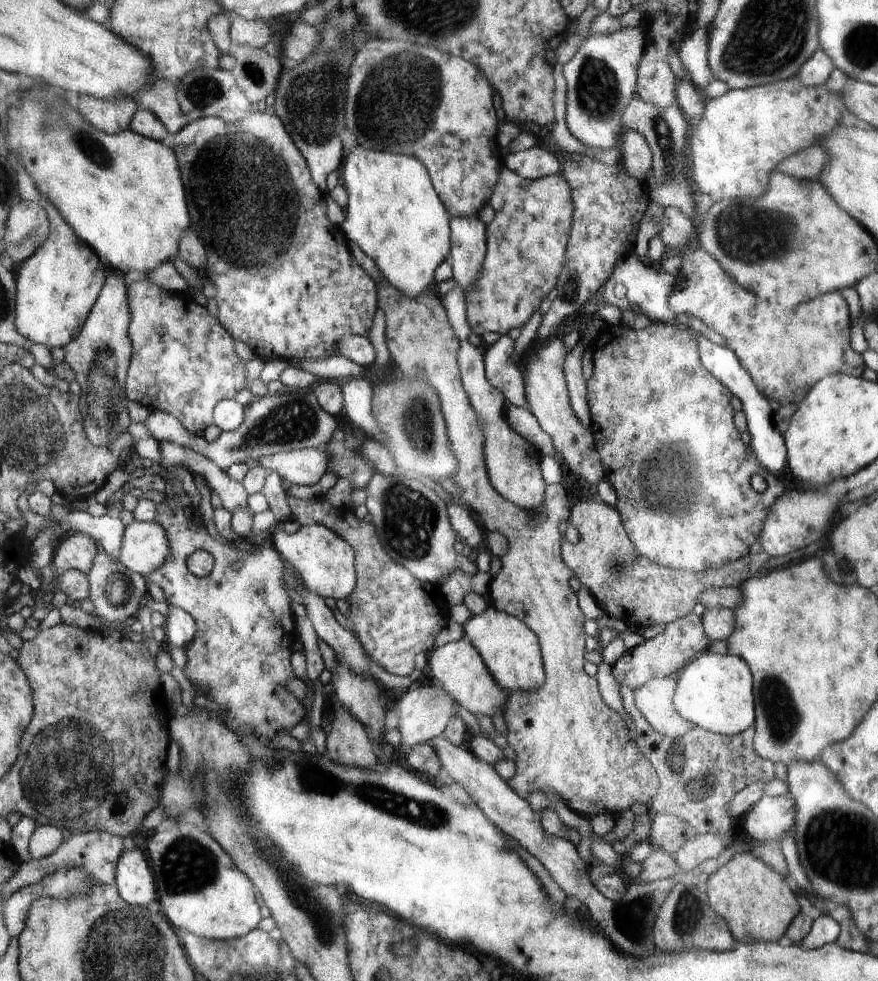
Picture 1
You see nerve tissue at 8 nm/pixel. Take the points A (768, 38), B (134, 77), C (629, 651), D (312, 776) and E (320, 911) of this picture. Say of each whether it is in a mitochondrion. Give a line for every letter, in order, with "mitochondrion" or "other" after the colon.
A: mitochondrion
B: other
C: other
D: mitochondrion
E: mitochondrion

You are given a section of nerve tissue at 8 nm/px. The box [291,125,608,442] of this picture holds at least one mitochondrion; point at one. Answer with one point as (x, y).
(570, 287)

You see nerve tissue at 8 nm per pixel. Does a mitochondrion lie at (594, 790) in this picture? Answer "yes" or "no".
no

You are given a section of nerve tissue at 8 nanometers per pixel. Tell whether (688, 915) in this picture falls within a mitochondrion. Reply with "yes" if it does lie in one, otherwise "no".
yes

